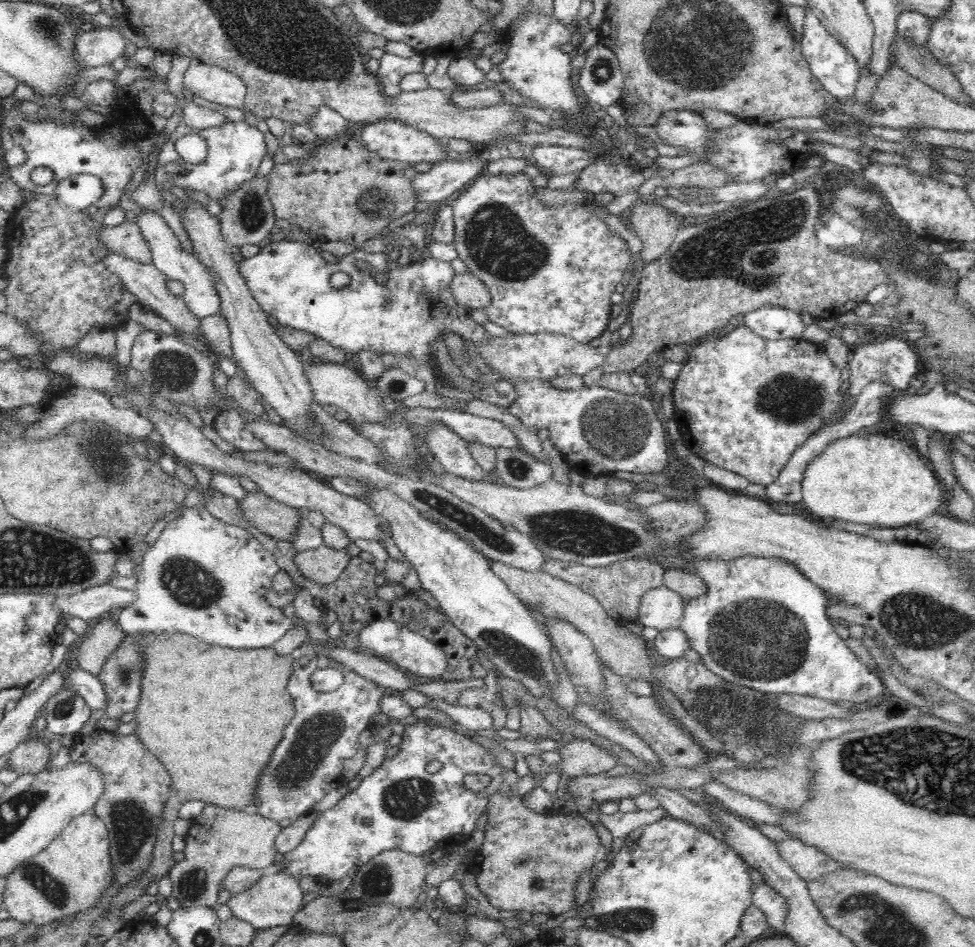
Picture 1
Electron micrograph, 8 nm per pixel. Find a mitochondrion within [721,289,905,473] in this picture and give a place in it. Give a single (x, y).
(786, 399)

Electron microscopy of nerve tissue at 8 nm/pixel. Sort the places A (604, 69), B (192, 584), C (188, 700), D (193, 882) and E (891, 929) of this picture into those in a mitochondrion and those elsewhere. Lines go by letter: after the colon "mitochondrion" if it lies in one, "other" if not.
A: mitochondrion
B: mitochondrion
C: other
D: mitochondrion
E: mitochondrion

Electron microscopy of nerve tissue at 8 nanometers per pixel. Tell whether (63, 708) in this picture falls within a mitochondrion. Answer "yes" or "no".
yes

